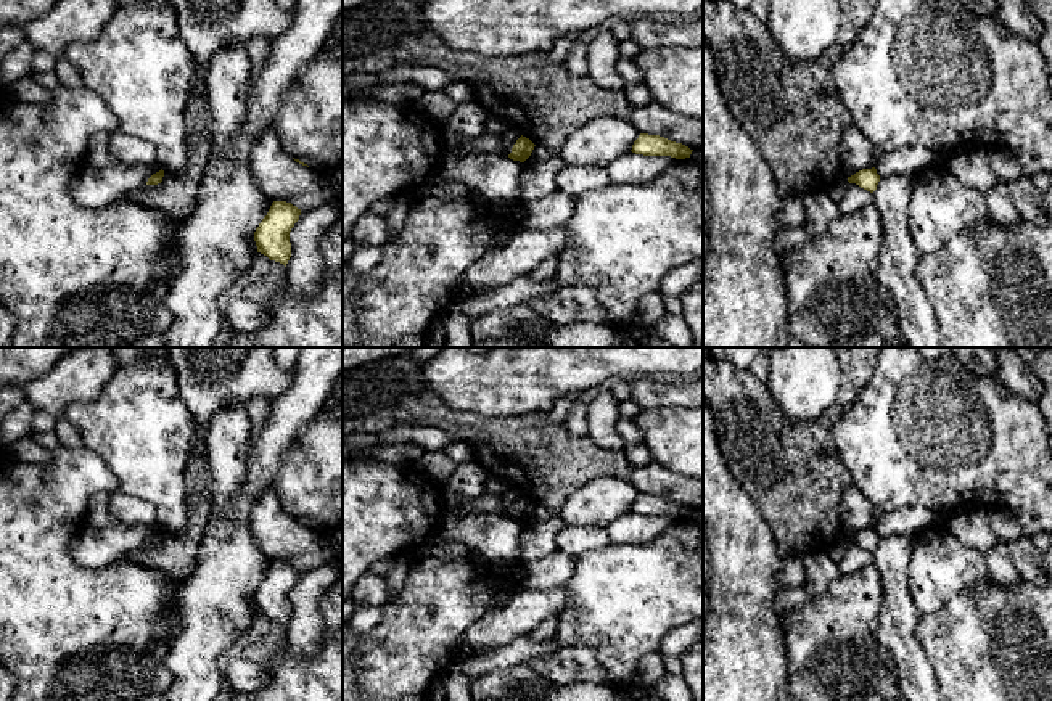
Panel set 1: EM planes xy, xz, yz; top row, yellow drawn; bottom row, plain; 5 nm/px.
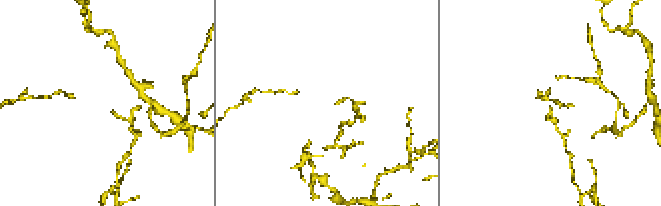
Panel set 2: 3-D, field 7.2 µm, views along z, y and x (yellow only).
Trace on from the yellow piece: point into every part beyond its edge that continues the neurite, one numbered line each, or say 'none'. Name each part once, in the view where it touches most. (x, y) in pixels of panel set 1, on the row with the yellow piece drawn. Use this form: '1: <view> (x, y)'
none

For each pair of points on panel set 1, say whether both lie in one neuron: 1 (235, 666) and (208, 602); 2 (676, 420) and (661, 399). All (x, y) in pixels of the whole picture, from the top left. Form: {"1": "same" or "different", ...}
{"1": "different", "2": "different"}

